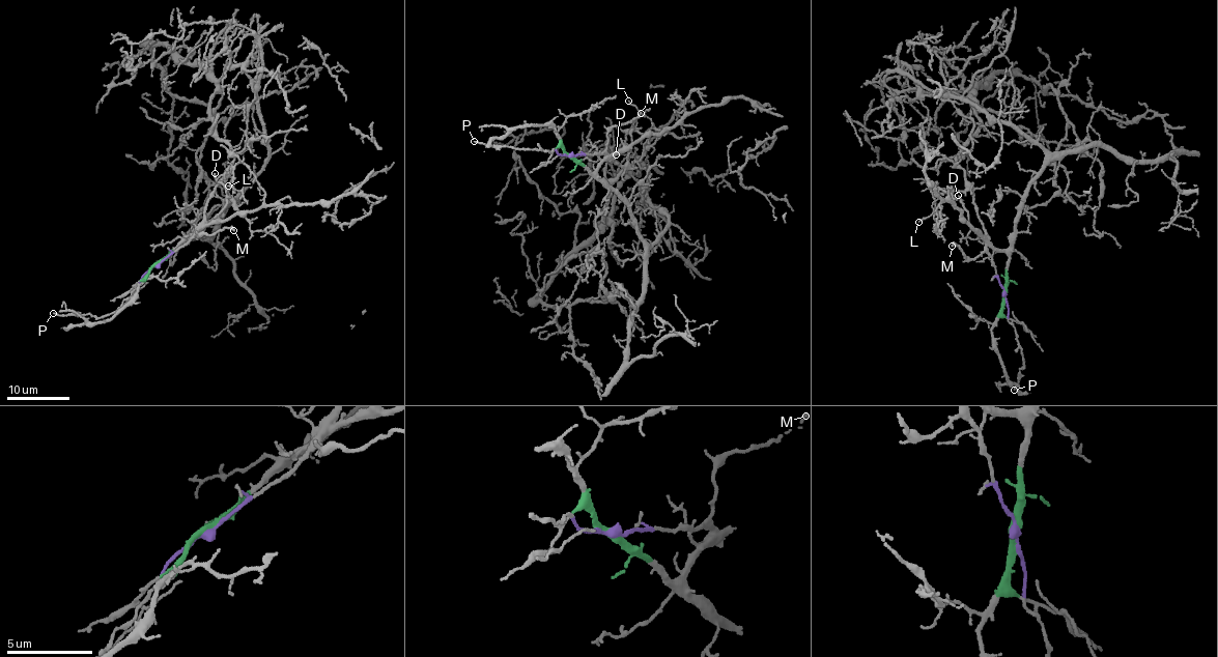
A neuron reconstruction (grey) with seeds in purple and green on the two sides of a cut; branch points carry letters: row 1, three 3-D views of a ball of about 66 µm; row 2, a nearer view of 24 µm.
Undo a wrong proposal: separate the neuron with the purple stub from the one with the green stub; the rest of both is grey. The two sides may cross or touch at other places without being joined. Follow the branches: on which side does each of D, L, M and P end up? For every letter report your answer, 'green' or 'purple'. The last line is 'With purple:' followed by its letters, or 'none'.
D: green
L: green
M: purple
P: purple
With purple: M, P

